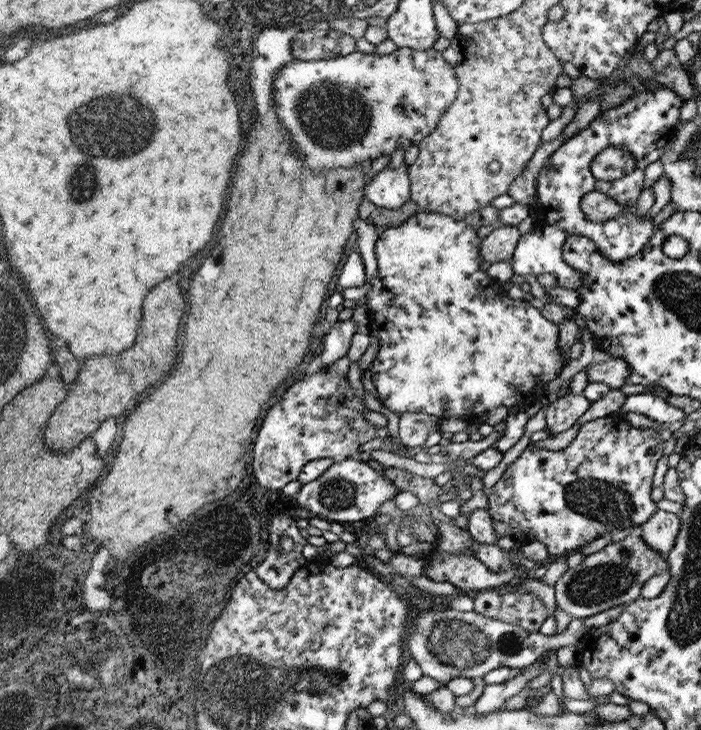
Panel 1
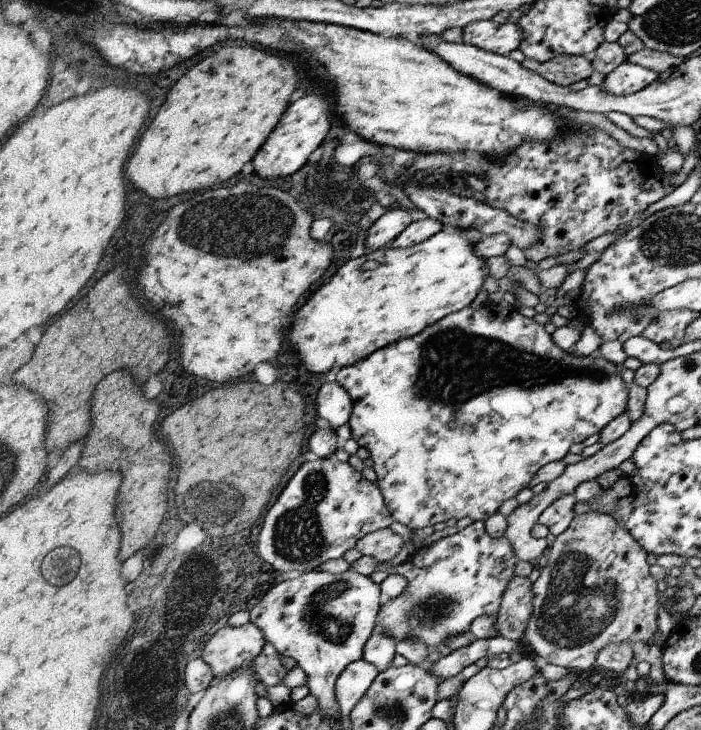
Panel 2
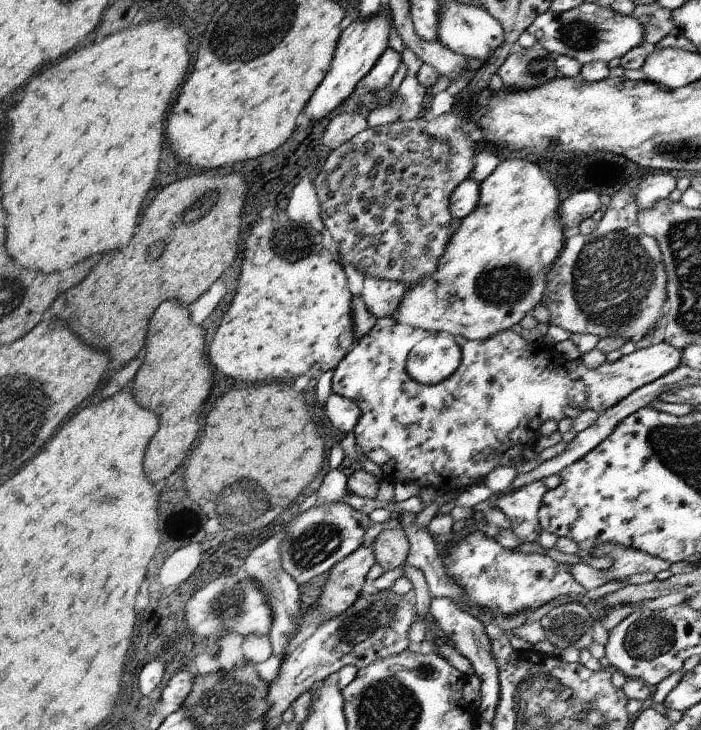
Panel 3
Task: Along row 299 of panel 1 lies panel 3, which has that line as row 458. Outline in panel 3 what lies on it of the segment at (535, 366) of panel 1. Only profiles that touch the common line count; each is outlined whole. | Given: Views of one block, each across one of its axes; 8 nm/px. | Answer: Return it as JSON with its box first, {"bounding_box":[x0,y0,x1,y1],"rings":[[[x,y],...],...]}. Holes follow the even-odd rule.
{"bounding_box":[332,322,683,493],"rings":[[[395,322],[376,324],[353,346],[349,354],[339,363],[339,367],[334,370],[332,391],[339,396],[348,398],[350,401],[358,404],[362,415],[360,416],[358,424],[356,424],[356,427],[353,429],[354,436],[356,437],[356,445],[363,456],[380,466],[383,471],[383,480],[394,484],[408,482],[417,483],[420,487],[433,487],[437,490],[444,490],[445,493],[460,492],[466,490],[476,482],[483,482],[486,475],[496,466],[509,465],[516,467],[516,465],[513,464],[512,459],[521,454],[521,452],[526,452],[526,455],[533,454],[531,449],[539,440],[540,436],[538,430],[546,420],[552,419],[560,421],[567,417],[574,420],[581,411],[585,410],[584,408],[590,408],[596,411],[597,415],[604,413],[608,408],[614,406],[615,403],[620,402],[620,400],[623,400],[626,396],[632,394],[634,390],[655,382],[658,378],[661,378],[667,373],[672,372],[672,370],[675,370],[677,367],[680,367],[683,354],[682,349],[671,346],[669,343],[662,342],[655,346],[651,345],[650,347],[634,350],[632,354],[622,356],[622,358],[616,360],[614,363],[605,361],[599,368],[592,370],[586,368],[582,362],[582,357],[578,358],[578,360],[569,362],[564,360],[564,356],[556,352],[552,346],[550,346],[550,350],[548,350],[547,345],[543,344],[542,341],[530,344],[526,342],[522,336],[516,334],[514,330],[509,329],[482,341],[470,341],[463,337],[458,339],[461,348],[461,362],[458,369],[454,372],[454,375],[451,375],[449,378],[446,378],[446,380],[436,385],[420,384],[420,382],[416,382],[416,380],[413,380],[407,374],[407,371],[405,370],[406,359],[409,356],[410,350],[412,350],[418,342],[435,334],[436,332],[434,332],[434,330],[424,330],[423,328],[418,327],[413,328]]]}

